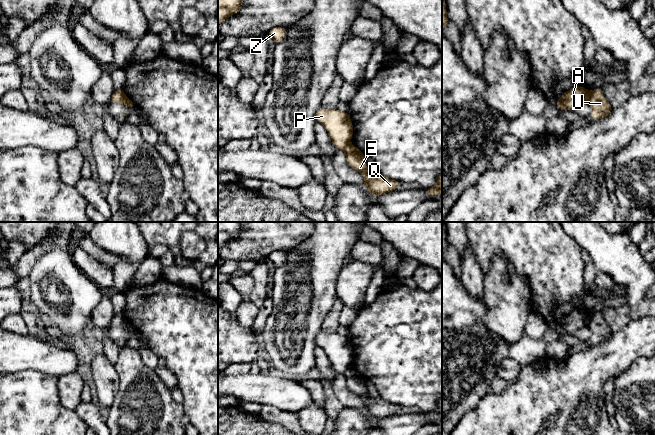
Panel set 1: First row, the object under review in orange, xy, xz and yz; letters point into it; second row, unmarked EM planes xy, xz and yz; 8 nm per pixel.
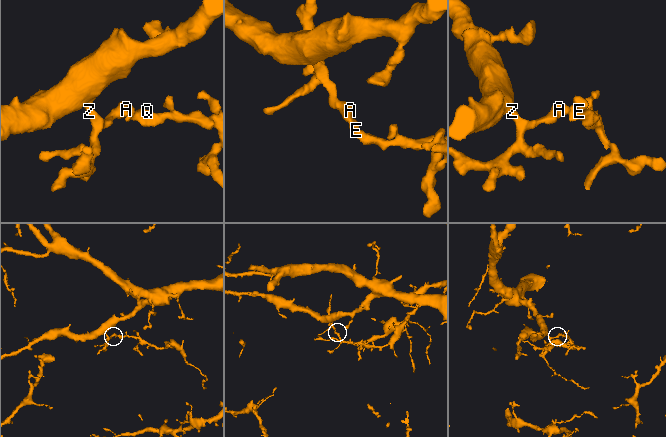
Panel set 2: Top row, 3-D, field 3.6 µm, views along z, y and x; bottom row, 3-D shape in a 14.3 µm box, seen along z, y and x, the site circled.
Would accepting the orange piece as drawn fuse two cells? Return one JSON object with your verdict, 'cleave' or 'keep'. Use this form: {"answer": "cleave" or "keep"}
{"answer": "cleave"}

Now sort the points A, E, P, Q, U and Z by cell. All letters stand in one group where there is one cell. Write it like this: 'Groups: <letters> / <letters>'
Groups: A P Z / E Q U

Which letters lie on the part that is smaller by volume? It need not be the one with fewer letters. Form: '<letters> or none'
E, Q, U

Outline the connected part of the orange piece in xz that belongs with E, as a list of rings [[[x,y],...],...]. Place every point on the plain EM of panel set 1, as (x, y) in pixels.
[[[349,368],[343,375],[348,389],[364,400],[365,405],[363,410],[366,411],[373,420],[377,421],[389,417],[400,410],[400,406],[389,403],[382,398],[372,398],[366,390],[365,378],[356,370]]]

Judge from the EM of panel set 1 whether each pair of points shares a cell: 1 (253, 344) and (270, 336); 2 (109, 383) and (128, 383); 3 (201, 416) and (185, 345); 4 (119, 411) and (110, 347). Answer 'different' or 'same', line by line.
1: different
2: different
3: same
4: different

